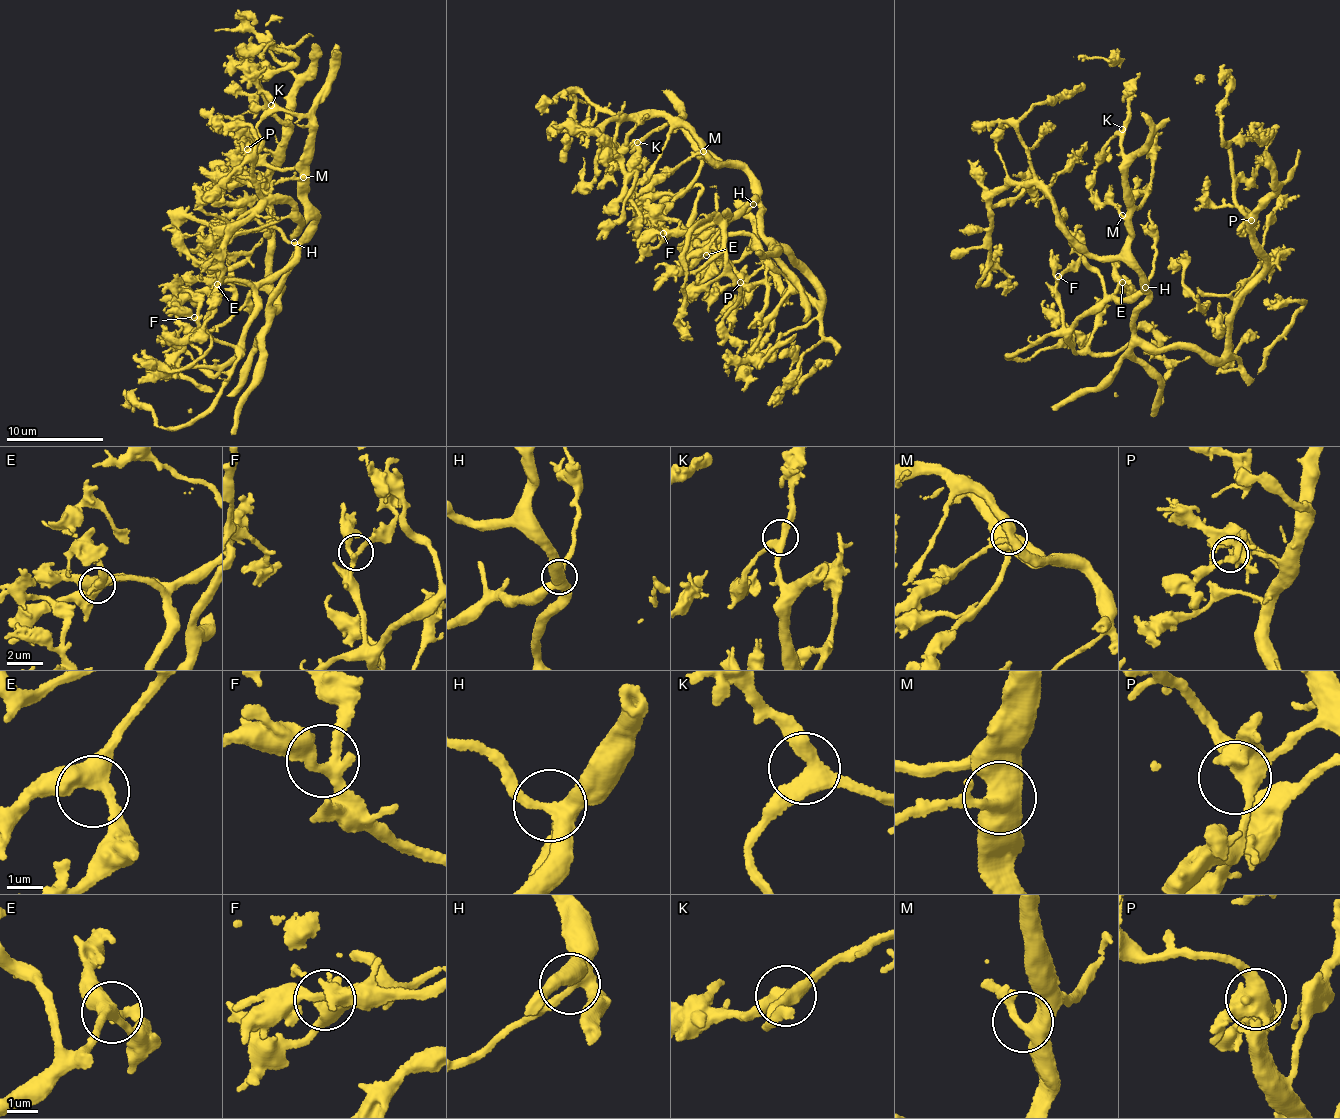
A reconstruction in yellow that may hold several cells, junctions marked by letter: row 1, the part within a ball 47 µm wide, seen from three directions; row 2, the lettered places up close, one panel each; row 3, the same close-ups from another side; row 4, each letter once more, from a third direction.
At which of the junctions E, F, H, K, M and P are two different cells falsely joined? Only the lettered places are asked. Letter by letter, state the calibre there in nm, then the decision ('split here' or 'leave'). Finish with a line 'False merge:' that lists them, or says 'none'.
E: calibre 400 nm; leave
F: calibre 280 nm; leave
H: calibre 400 nm; leave
K: calibre 400 nm; leave
M: calibre 380 nm; leave
P: calibre 480 nm; leave
False merge: none

